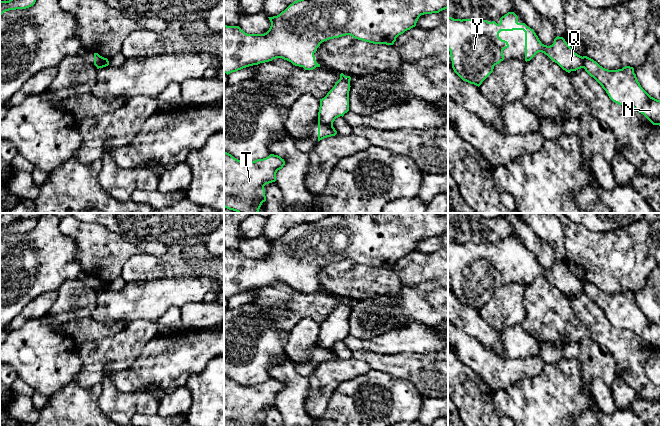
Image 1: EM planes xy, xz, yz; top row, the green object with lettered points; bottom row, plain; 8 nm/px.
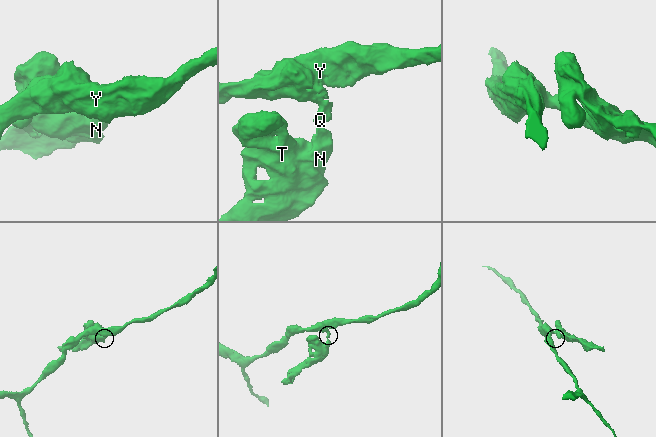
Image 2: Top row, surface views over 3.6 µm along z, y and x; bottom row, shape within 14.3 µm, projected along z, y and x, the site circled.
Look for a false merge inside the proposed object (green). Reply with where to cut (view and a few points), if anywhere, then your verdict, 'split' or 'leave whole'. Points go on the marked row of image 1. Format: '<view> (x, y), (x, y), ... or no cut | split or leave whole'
xz (318, 121), (332, 125) | split

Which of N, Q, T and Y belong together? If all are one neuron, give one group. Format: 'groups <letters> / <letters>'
groups N T / Q Y

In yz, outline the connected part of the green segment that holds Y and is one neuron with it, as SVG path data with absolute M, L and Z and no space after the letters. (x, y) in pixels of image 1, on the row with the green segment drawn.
M514 12L502 16L499 24L448 16L448 50L454 72L463 81L479 87L493 72L494 66L504 60L503 50L509 47L499 33L513 30L525 32L526 62L542 52L568 73L583 68L582 56L575 53L563 37L557 36L552 45L544 45L533 29L517 21Z

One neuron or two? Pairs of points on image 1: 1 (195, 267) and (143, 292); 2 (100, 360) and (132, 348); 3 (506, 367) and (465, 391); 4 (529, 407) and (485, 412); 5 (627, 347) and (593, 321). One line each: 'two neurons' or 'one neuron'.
1: two neurons
2: one neuron
3: two neurons
4: two neurons
5: one neuron

